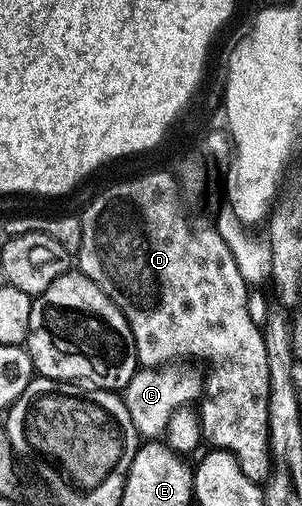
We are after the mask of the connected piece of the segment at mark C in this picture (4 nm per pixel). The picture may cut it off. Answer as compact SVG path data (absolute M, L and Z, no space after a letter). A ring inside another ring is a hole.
M168 364L140 368L136 370L133 380L129 380L127 387L121 391L121 397L129 408L133 424L144 439L162 439L166 435L172 412L180 406L194 403L194 398L204 393L205 374L193 365L195 364Z

